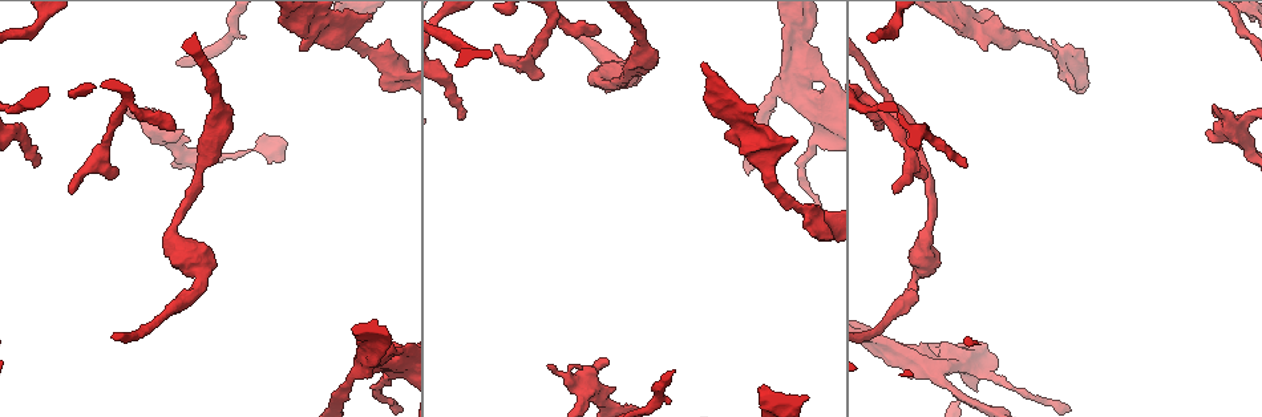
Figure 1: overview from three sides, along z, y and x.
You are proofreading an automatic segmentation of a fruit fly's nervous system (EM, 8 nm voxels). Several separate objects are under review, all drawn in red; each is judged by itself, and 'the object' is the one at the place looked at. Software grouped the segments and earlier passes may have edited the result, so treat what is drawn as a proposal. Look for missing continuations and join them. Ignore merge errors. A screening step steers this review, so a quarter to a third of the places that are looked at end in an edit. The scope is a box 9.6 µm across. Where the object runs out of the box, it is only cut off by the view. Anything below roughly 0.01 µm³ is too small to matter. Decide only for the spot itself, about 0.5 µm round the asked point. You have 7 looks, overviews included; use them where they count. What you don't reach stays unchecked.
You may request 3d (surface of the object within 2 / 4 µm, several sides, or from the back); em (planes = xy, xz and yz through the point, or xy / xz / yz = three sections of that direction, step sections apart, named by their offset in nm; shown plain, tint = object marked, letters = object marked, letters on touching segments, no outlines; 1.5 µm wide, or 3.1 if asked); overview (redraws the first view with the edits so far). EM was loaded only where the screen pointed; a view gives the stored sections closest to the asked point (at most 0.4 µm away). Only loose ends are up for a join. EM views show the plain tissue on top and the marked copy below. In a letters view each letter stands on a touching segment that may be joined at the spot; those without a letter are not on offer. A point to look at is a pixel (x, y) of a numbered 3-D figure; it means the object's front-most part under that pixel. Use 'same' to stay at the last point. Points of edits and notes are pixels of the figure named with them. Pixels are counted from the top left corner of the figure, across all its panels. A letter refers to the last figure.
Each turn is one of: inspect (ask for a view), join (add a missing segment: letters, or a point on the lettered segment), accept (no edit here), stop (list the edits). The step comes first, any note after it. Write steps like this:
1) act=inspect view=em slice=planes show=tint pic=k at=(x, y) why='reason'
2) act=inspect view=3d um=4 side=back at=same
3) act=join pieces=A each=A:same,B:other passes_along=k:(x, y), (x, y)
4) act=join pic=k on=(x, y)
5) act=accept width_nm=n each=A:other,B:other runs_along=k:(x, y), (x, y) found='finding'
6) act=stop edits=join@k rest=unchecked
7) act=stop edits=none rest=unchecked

act=inspect view=3d um=4 pic=1 at=(966, 166) why='an open end'

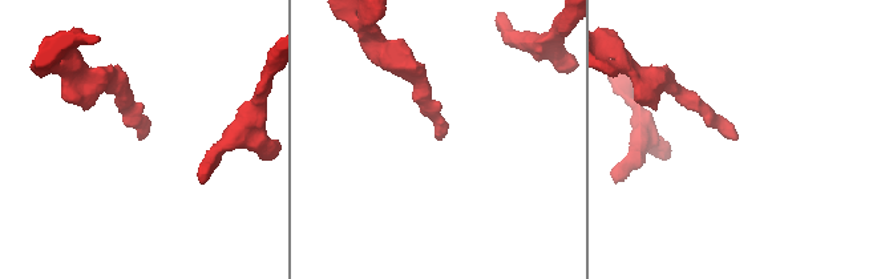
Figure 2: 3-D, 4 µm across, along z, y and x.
act=inspect view=em slice=planes show=tint pic=2 at=(735, 139) why='need the tissue'

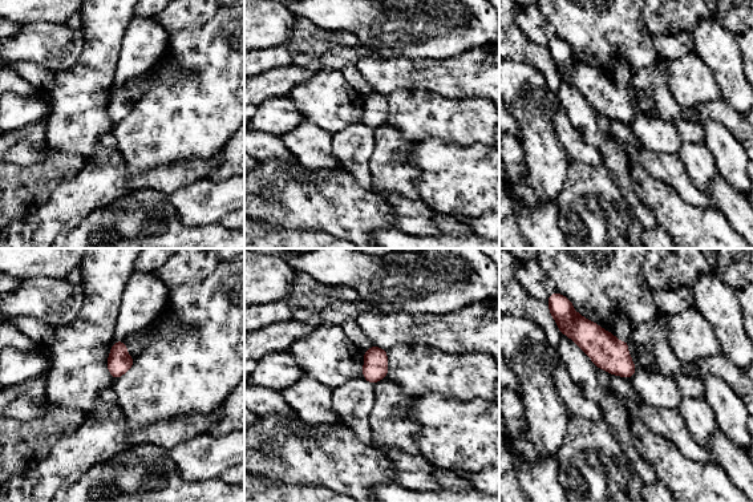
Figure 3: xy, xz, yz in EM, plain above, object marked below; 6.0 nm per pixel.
act=inspect view=em slice=planes show=letters at=same

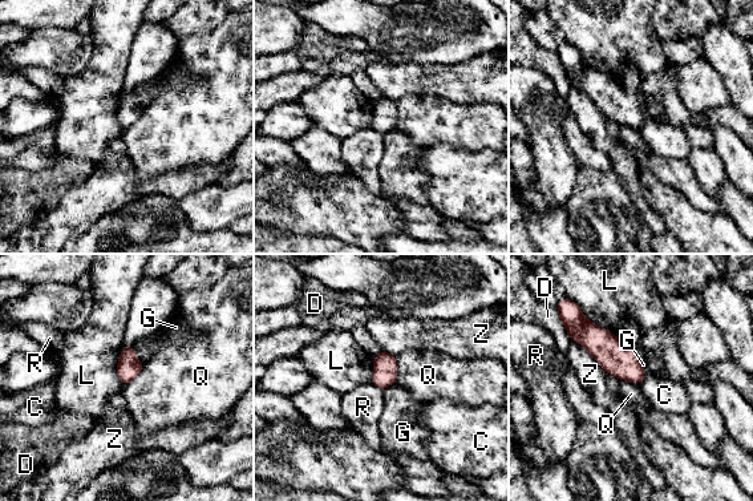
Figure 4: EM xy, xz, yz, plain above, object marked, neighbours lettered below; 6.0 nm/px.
act=accept each=C:other,D:other,G:other,L:other,Q:other,R:other,Z:other border=4:(144, 364), (133, 379), (122, 384) found='none of them fits'

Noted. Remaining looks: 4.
act=inspect view=em slice=planes show=letters pic=1 at=(881, 130) why='branch stops here'

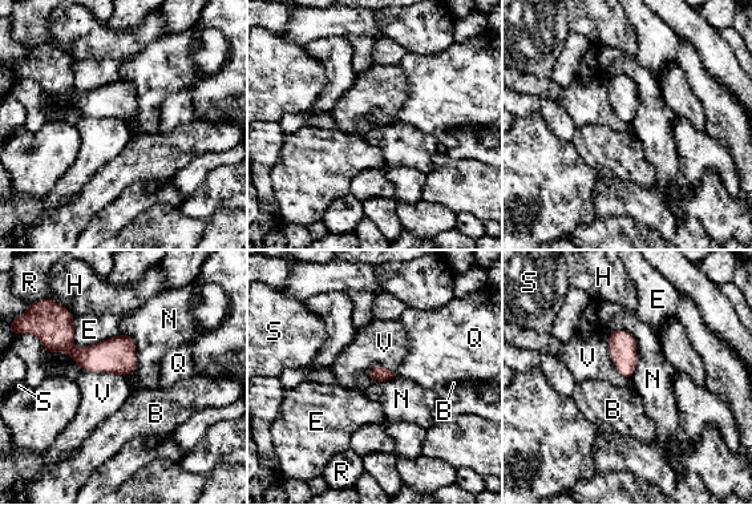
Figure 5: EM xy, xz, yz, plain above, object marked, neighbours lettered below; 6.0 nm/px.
act=accept longest_contact=V:320nm each=B:other,E:other,H:other,N:other,Q:other,R:other,S:other,V:other border=5:(607, 332), (609, 356), (630, 379) found='none of them fits'

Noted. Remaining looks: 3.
act=inspect view=3d um=2 pic=1 at=(1206, 133) why='branch stops here'

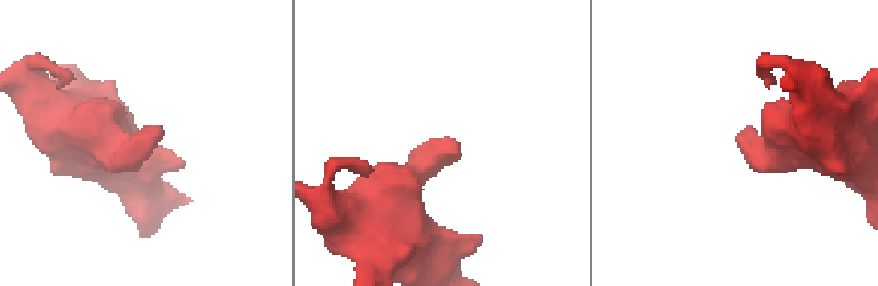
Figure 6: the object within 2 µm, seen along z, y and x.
act=inspect view=em slice=xz step=8 show=letters pic=6 at=(158, 129) why='shape alone is not enough'

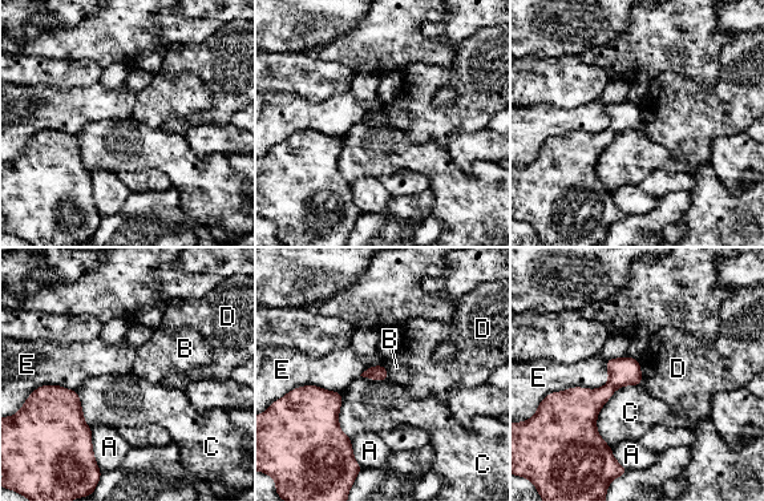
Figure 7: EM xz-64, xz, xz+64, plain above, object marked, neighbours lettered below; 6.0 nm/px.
act=accept each=A:other,B:other,C:other,D:other,E:other found='none of them fits'

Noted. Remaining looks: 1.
act=stop edits=none rest=unchecked

